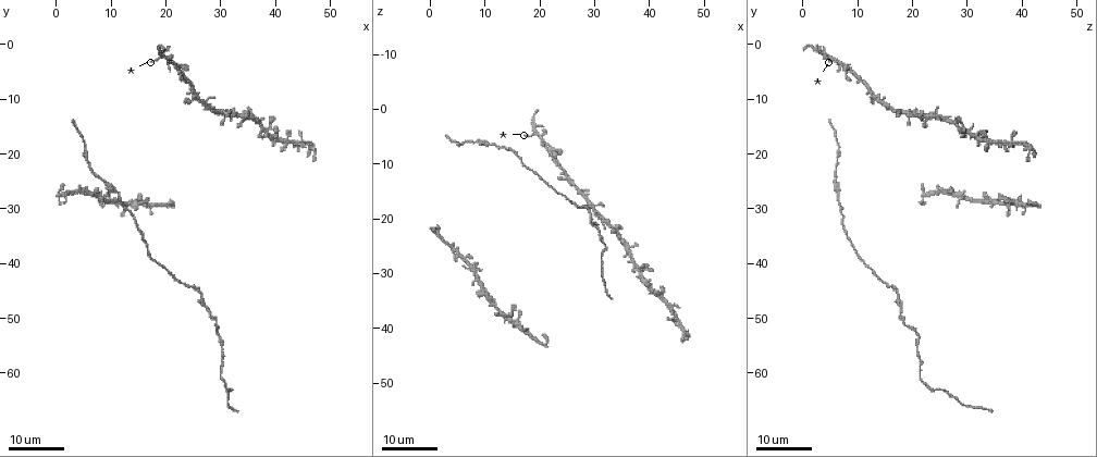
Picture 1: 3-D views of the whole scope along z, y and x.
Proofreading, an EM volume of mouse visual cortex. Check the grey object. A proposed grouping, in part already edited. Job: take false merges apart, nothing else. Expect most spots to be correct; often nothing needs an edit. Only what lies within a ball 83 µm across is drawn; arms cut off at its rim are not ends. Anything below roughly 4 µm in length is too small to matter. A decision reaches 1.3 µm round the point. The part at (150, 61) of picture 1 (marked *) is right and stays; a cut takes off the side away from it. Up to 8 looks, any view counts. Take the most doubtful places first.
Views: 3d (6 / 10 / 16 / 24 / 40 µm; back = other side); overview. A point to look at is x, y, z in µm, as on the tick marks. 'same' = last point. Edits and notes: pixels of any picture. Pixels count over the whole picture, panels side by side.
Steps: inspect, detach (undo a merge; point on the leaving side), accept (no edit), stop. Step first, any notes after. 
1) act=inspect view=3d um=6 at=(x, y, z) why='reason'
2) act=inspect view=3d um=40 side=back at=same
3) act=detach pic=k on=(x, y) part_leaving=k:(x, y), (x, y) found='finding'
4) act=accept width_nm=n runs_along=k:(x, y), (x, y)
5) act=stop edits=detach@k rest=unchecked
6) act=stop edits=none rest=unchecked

act=inspect view=3d um=16 at=(38.5, 17.0, 30.5)

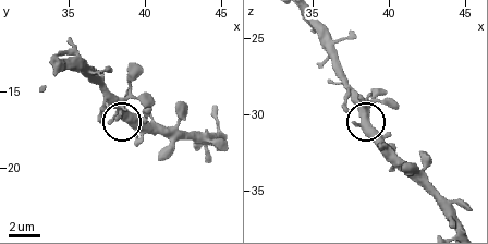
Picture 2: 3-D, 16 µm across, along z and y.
act=inspect view=3d um=6 at=same

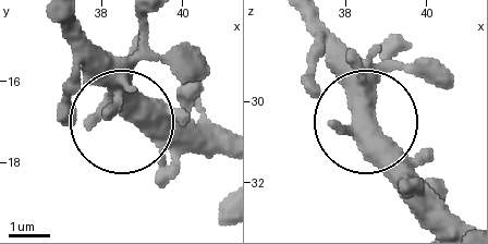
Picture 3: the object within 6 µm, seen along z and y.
act=accept width_nm=450 runs_along=3:(303, 21), (362, 125), (430, 195) found='one cell here'

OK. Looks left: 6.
act=inspect view=3d um=24 at=(29.5, 53.0, 21.0) why='a narrow waist'

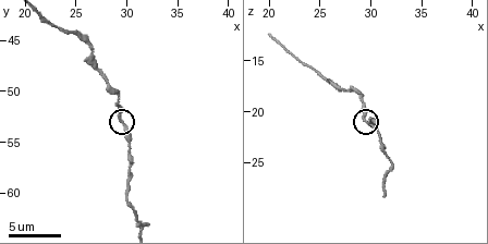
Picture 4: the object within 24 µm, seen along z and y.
act=inspect view=3d um=10 at=(29.8, 52.8, 21.2)

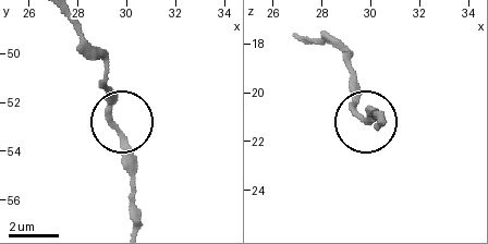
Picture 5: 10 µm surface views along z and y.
act=accept runs_along=5:(69, 23), (105, 66), (107, 105), (119, 130), (132, 203) found='all the same cell'

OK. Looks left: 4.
act=inspect view=3d um=24 at=(8.5, 25.0, 6.0) why='sudden change in width'

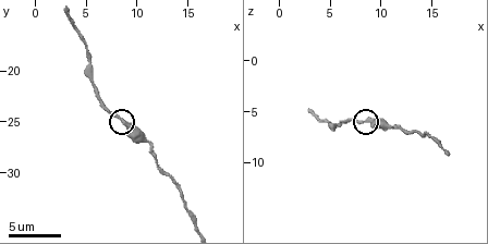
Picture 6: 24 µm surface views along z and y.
act=inspect view=3d um=6 at=(8.8, 25.0, 5.6)

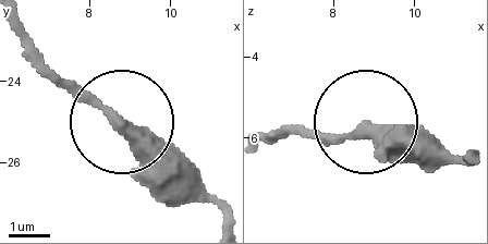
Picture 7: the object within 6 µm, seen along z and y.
act=accept found='one cell here'

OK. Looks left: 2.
act=inspect view=3d um=10 at=(32.0, 63.0, 25.0) why='a narrow waist'

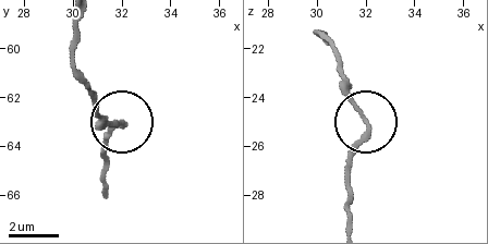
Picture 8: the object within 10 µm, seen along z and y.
act=accept runs_along=8:(77, 17), (74, 74), (100, 116), (122, 124), (102, 143) found='all the same cell'

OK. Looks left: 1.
act=stop edits=none rest=unchecked

